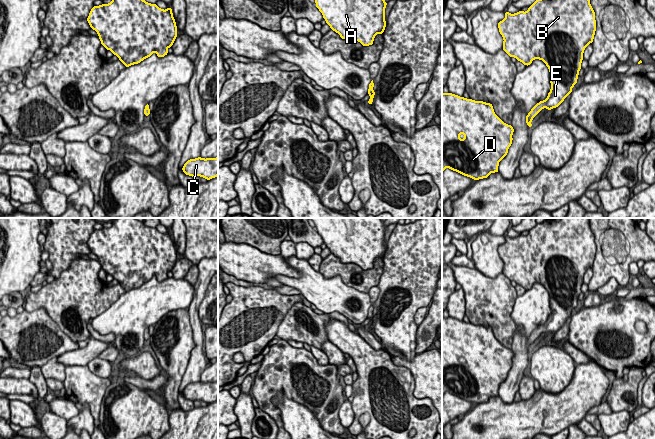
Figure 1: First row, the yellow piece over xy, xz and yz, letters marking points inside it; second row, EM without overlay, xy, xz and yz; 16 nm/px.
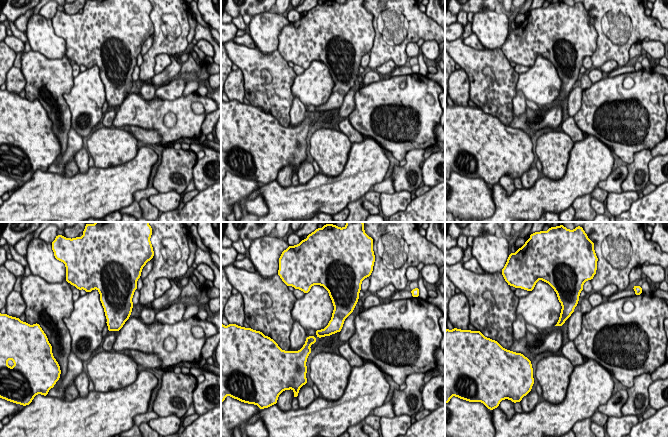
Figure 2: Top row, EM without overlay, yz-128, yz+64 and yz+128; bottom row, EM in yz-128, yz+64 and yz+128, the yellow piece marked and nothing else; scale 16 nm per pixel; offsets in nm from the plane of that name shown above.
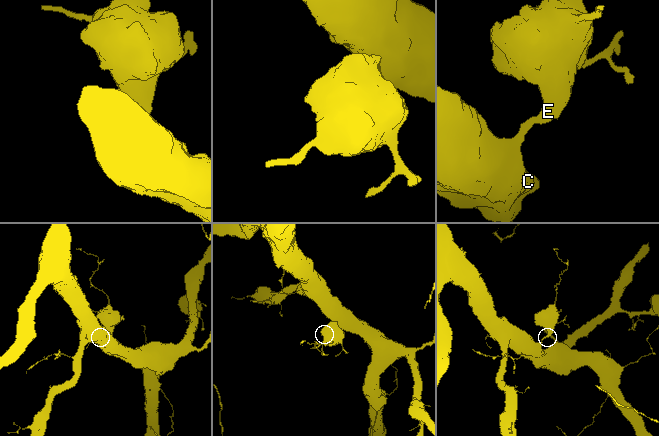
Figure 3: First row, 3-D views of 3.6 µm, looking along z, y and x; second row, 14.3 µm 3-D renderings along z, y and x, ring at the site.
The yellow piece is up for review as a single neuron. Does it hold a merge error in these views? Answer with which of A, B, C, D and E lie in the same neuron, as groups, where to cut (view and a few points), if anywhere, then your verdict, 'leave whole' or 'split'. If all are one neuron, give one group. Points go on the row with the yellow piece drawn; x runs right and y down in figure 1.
A B C D E | no cut | leave whole

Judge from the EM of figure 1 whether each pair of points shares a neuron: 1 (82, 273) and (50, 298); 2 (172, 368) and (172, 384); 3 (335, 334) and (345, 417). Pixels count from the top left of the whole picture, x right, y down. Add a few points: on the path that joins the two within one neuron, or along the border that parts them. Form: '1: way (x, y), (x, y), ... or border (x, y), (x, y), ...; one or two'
1: way (74, 281), (58, 297); one
2: way (172, 372), (172, 380); one
3: border (351, 403), (353, 421), (348, 426); two

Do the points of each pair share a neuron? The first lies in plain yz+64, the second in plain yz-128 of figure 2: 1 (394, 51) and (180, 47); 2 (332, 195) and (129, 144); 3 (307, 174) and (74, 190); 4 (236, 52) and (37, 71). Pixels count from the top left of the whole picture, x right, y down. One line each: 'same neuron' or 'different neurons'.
1: same neuron
2: different neurons
3: different neurons
4: same neuron

